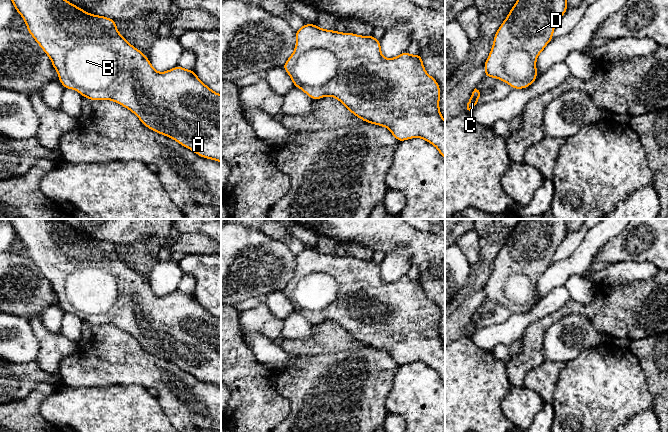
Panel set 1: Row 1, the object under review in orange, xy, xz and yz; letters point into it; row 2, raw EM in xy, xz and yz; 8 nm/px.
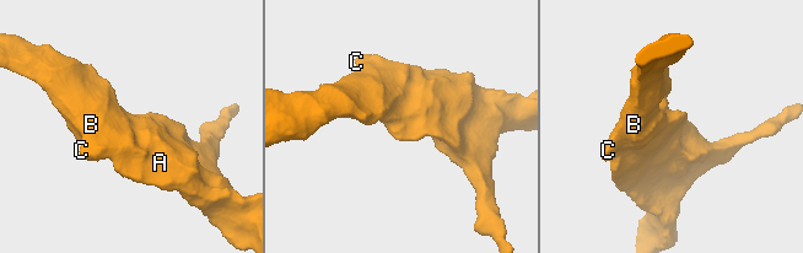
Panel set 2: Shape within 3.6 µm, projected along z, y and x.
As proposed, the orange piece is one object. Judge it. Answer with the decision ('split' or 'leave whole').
leave whole

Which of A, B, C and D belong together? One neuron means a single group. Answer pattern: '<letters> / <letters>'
A B C D

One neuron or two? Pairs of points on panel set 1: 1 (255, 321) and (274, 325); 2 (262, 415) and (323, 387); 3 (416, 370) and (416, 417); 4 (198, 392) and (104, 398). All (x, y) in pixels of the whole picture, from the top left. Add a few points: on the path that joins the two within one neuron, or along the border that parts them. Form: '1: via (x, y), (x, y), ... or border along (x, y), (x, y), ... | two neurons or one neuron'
1: via (260, 321), (265, 321), (269, 325) | one neuron
2: border along (276, 383), (289, 402), (282, 421) | two neurons
3: via (416, 382), (416, 405) | one neuron
4: border along (156, 397), (167, 418) | two neurons

